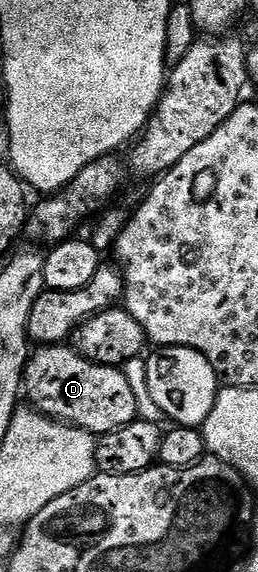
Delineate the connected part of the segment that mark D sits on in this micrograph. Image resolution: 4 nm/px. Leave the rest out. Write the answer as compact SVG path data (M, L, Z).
M67 345L40 346L24 367L25 397L40 414L102 437L140 418L139 403L131 383L117 367L102 367L81 357Z

